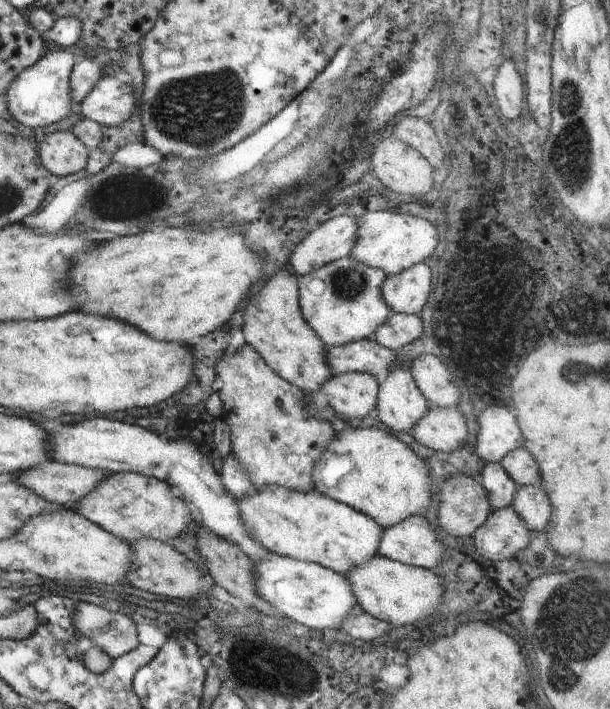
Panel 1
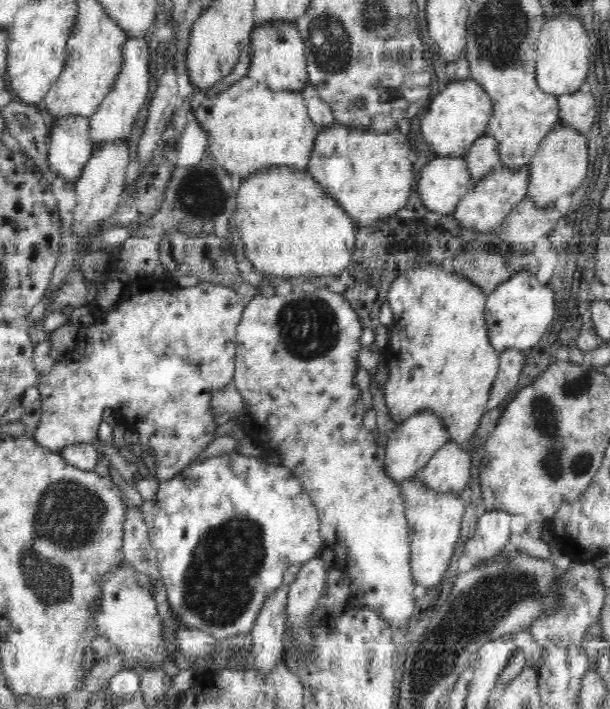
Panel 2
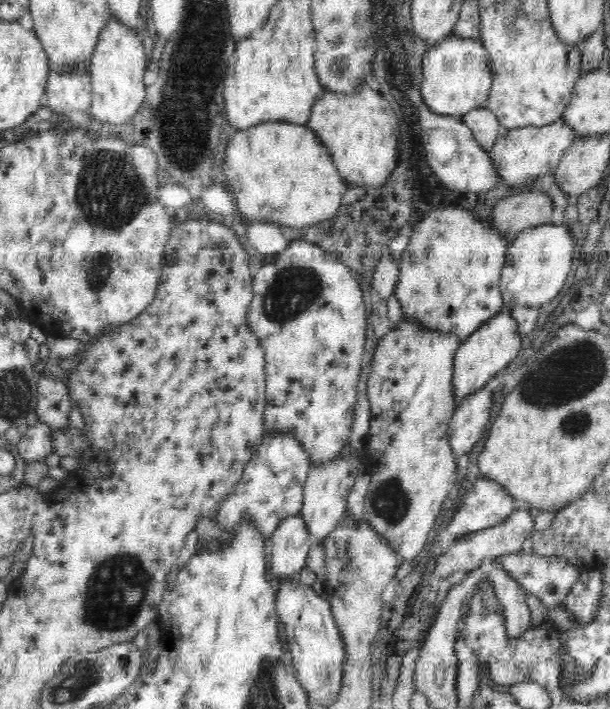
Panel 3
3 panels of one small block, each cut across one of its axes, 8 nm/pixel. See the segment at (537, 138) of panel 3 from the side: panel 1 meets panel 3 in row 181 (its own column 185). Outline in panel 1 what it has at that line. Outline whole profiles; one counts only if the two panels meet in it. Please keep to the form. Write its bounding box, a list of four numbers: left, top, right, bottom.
[74,472,197,543]

